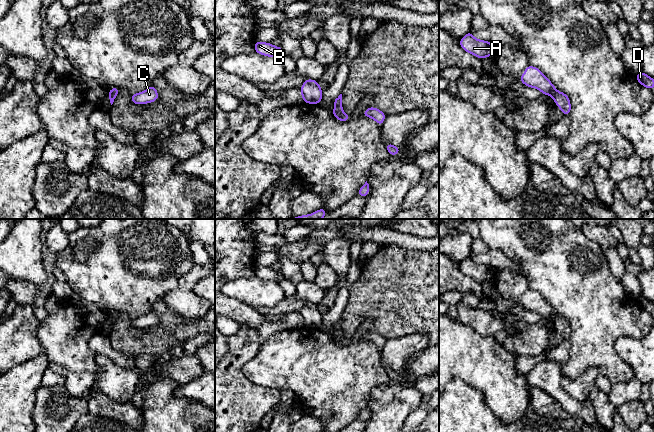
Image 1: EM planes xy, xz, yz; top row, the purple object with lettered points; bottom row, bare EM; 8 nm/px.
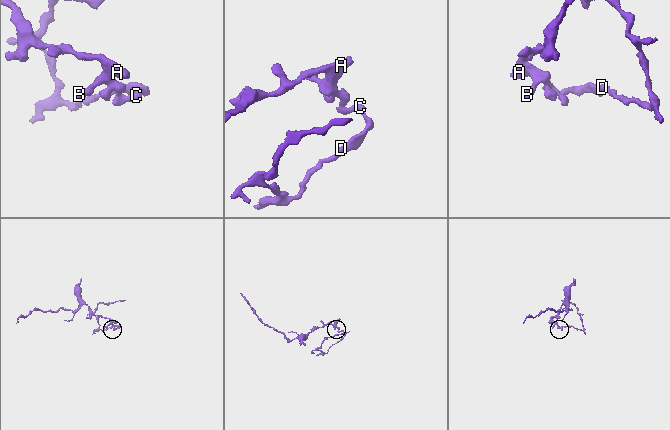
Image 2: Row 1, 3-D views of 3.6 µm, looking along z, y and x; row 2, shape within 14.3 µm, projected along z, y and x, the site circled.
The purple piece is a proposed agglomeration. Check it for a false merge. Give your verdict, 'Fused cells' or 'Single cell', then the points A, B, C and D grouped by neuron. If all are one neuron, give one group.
Fused cells. Groups: A B / C D

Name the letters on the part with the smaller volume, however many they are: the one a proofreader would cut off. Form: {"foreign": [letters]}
{"foreign": ["C", "D"]}

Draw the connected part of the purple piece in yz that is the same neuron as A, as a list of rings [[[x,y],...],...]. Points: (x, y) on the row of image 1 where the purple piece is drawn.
[[[471,30],[461,38],[459,44],[464,51],[480,59],[491,57],[495,50],[495,45],[493,43],[476,39],[472,35]]]

